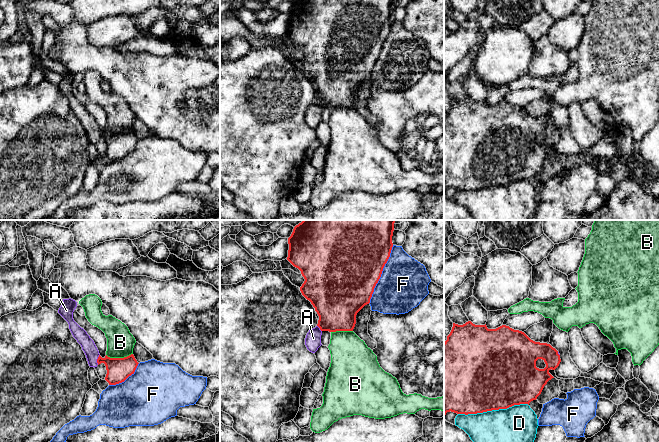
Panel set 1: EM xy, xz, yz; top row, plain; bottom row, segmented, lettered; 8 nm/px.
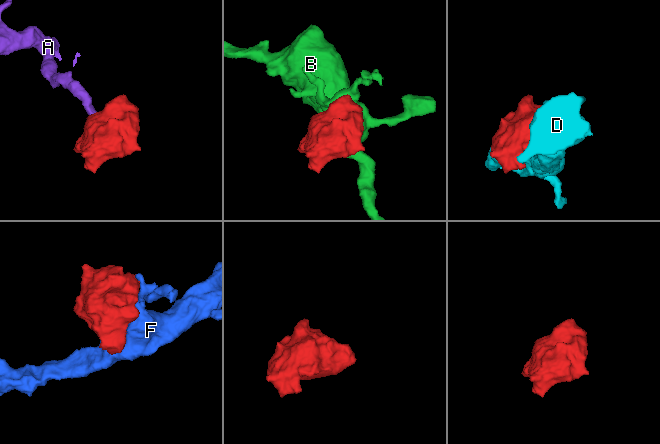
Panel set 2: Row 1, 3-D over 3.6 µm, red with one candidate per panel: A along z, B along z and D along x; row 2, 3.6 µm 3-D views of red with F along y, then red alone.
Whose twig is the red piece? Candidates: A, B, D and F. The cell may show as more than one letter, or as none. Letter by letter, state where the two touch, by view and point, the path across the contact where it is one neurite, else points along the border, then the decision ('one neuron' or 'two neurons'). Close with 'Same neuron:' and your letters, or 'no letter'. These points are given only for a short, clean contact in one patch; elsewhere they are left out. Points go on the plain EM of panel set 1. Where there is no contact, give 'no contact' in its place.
A: contact xy (97, 135); way xy (118, 145), (107, 136), (97, 135), (88, 122); one neuron
B: contact xy (119, 134); border xy (132, 129), (123, 133), (108, 133), (106, 131); two neurons
D: contact yz (493, 185); two neurons
F: contact xz (381, 49); two neurons
Same neuron: A

